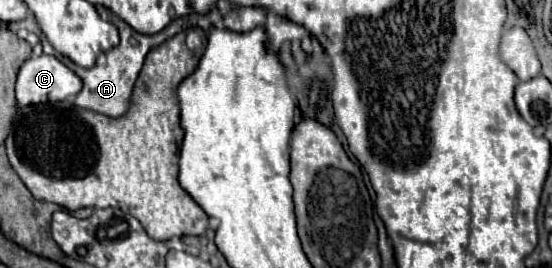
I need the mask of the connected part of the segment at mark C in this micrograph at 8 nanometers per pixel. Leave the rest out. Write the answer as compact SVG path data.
M52 55L28 59L18 73L16 99L22 105L62 101L82 89L82 79Z

